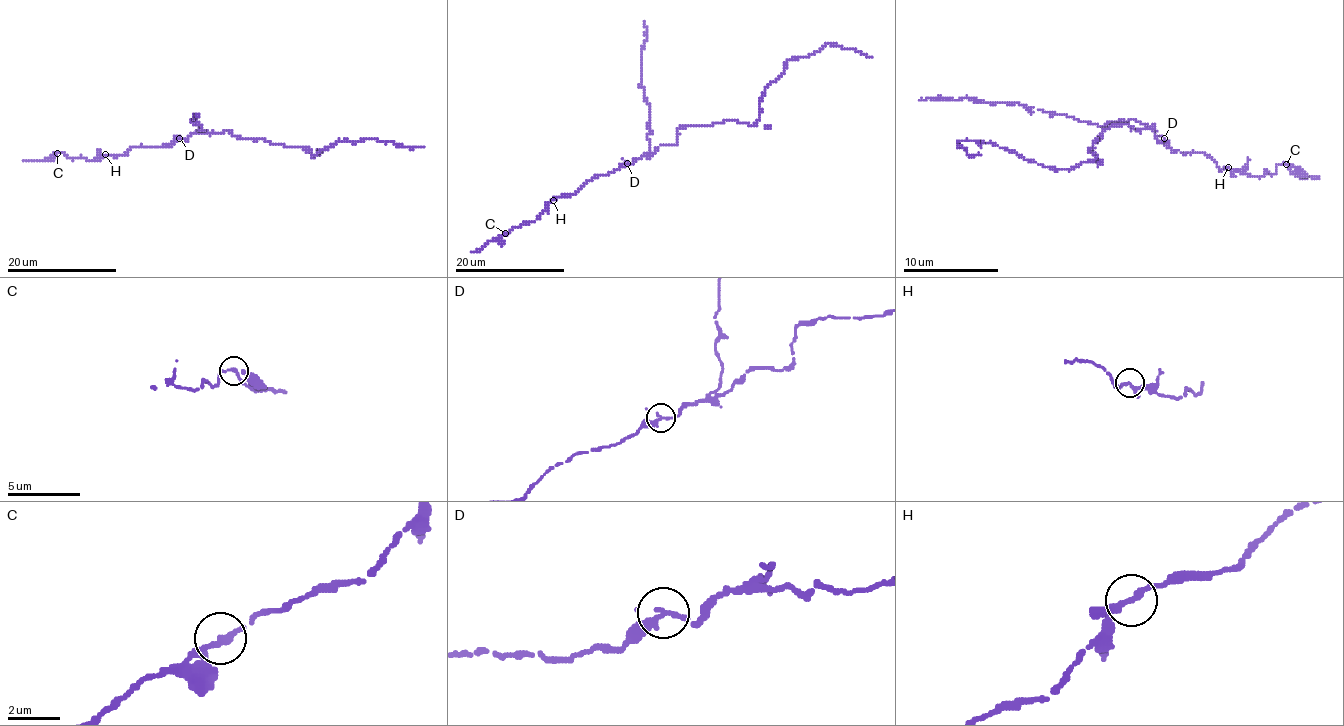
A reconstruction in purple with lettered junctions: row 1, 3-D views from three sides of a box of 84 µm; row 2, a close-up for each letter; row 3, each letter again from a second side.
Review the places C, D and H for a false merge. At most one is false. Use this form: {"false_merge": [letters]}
{"false_merge": ["D"]}

